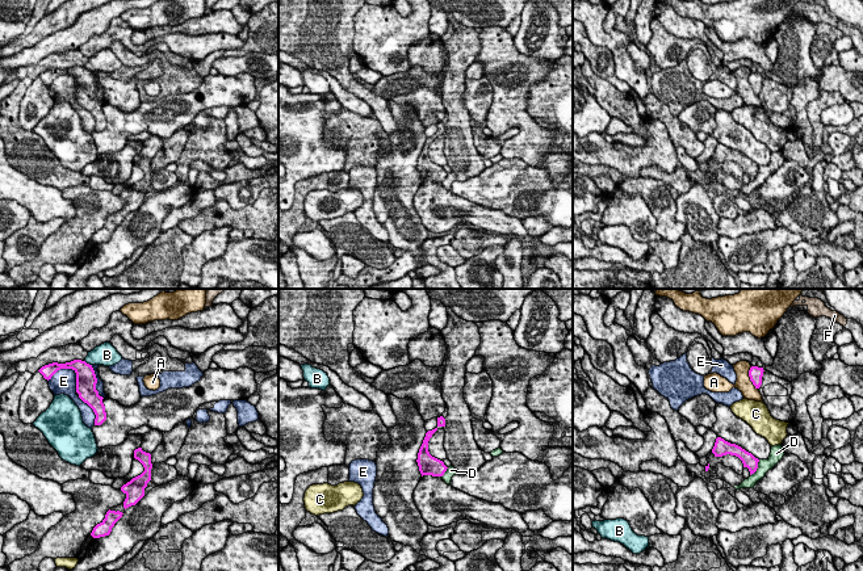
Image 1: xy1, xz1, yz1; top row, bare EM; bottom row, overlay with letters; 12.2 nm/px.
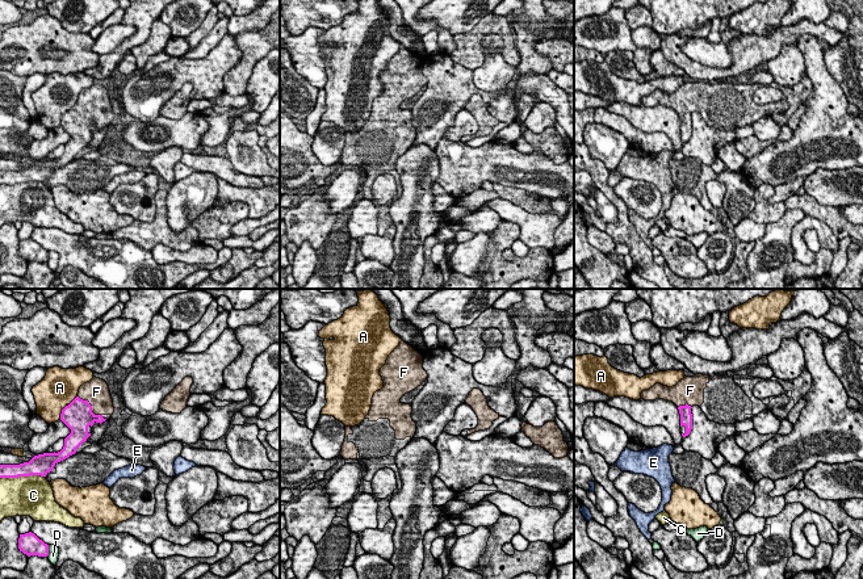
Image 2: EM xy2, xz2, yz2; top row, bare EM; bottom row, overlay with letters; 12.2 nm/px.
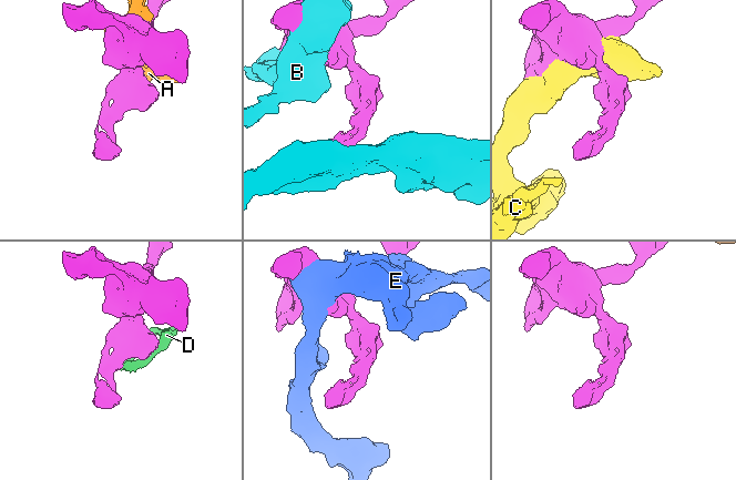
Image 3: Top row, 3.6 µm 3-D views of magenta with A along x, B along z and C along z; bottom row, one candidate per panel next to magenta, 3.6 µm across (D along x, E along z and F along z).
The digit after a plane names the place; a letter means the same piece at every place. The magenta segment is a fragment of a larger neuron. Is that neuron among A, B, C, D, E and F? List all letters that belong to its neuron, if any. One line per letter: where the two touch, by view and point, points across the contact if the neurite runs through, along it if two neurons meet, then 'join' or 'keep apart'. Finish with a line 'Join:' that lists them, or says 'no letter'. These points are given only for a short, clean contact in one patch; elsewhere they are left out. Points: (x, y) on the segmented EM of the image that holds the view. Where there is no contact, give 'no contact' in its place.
A: xy2 (65, 407) | keep apart
B: xy1 (88, 364) | keep apart
C: xy2 (21, 475) | keep apart
D: yz1 (757, 467) | keep apart
E: xy1 (71, 368) | keep apart
F: xy2 (91, 406) | join
Join: F

